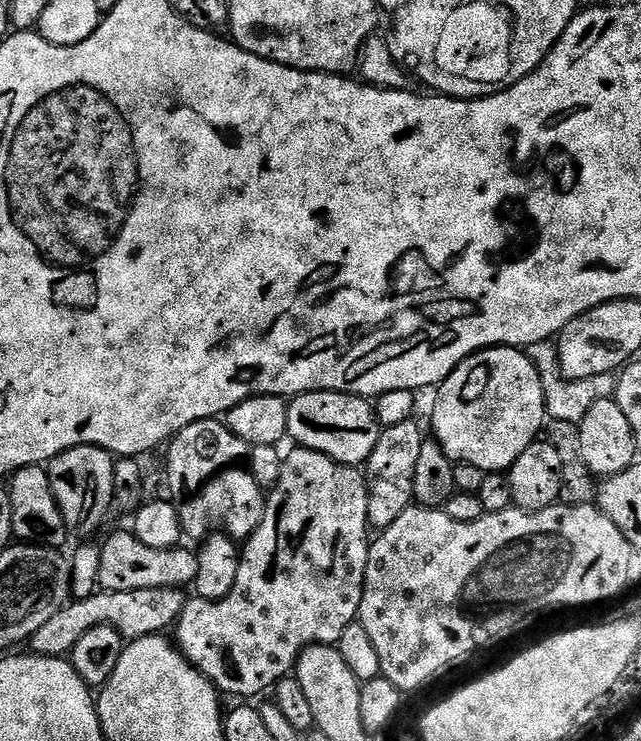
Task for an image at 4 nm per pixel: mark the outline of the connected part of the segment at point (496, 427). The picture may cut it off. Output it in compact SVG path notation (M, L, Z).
M486 348L467 356L436 394L431 435L457 464L478 466L485 474L504 472L543 433L543 382L526 352L519 348Z

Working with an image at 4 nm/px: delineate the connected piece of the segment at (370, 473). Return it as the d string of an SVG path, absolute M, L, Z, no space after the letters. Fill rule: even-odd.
M415 419L383 429L366 465L368 482L368 527L372 530L389 528L407 508L413 507L414 470L418 454L426 441L426 432L416 425Z

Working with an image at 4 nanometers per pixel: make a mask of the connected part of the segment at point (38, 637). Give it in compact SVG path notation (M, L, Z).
M155 588L154 590L130 590L129 592L105 592L97 590L90 598L73 599L49 618L33 634L30 641L31 651L37 656L67 657L72 647L94 626L105 624L131 642L147 636L159 636L167 633L182 614L186 603L185 593L178 588Z

